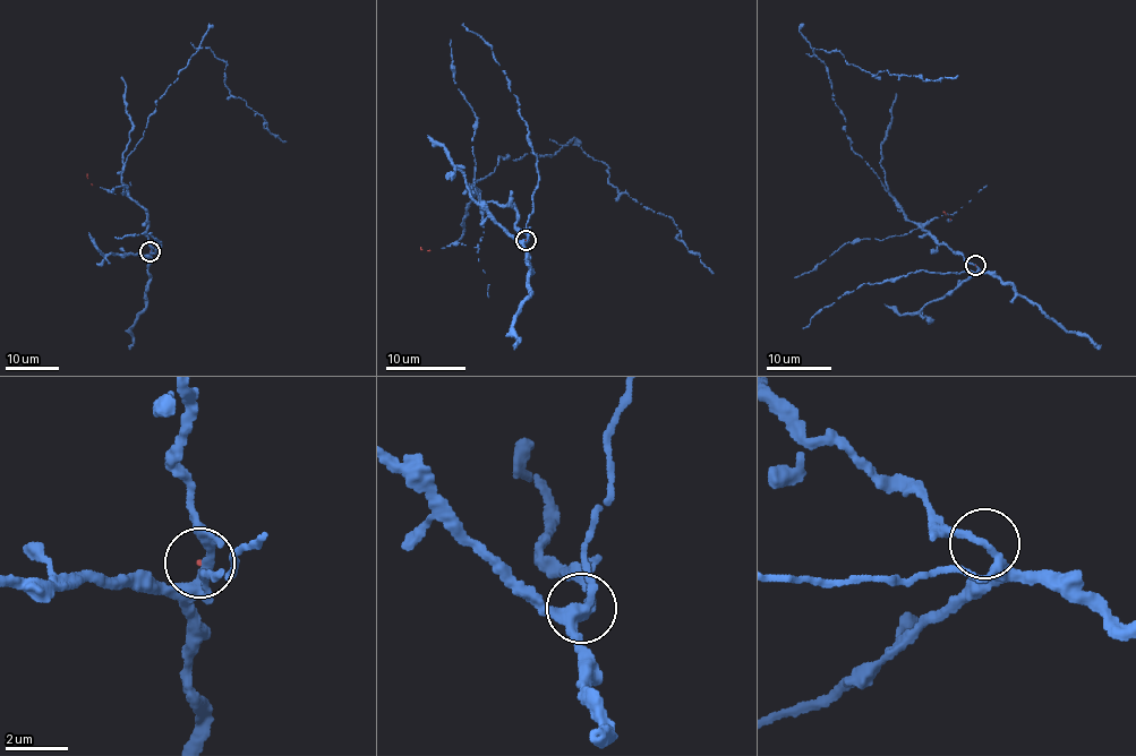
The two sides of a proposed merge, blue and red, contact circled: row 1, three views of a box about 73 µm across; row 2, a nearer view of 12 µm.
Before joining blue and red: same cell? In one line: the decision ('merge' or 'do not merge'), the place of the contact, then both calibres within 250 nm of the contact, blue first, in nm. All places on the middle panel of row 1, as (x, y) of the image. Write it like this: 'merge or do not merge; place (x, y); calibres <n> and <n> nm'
do not merge; place (526, 240); calibres 240 and 50 nm

